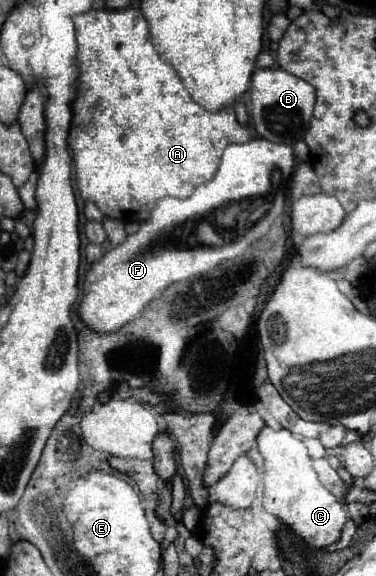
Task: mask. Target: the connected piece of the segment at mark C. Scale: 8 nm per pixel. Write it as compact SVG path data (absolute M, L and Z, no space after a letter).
M266 427L258 437L258 445L266 461L264 509L278 517L284 525L288 525L308 545L316 549L326 549L334 545L342 537L342 531L348 523L346 505L320 483L304 443L286 429L274 431Z

